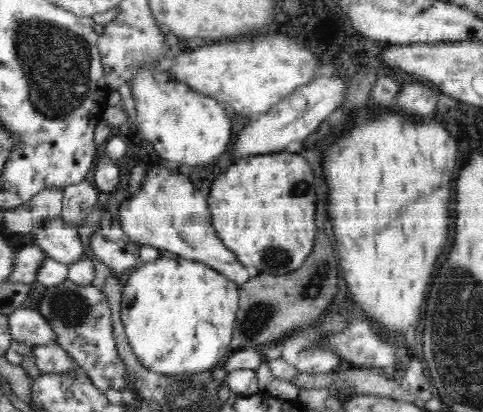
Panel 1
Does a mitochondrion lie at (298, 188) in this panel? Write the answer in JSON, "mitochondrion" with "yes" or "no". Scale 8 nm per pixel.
{"mitochondrion":"yes"}

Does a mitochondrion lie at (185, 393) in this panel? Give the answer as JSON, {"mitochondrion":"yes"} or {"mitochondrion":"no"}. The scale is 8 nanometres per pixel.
{"mitochondrion":"yes"}

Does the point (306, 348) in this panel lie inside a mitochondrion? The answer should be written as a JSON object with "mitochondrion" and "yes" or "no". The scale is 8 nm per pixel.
{"mitochondrion":"yes"}

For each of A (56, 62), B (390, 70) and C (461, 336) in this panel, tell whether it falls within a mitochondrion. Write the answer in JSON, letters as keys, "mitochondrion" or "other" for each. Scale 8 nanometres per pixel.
{"A":"mitochondrion","B":"other","C":"mitochondrion"}

